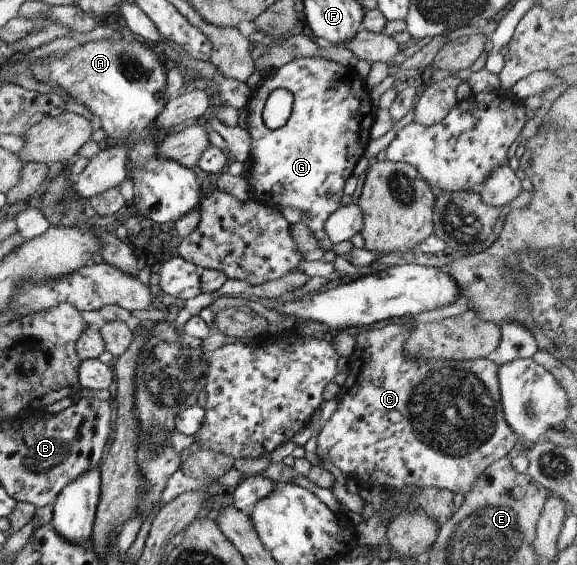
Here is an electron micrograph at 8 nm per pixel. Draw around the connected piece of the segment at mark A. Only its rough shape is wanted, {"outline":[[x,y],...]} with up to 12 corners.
{"outline":[[104,39],[47,56],[62,87],[129,148],[138,212],[164,224],[199,210],[193,169],[152,137],[168,102],[152,46]]}

